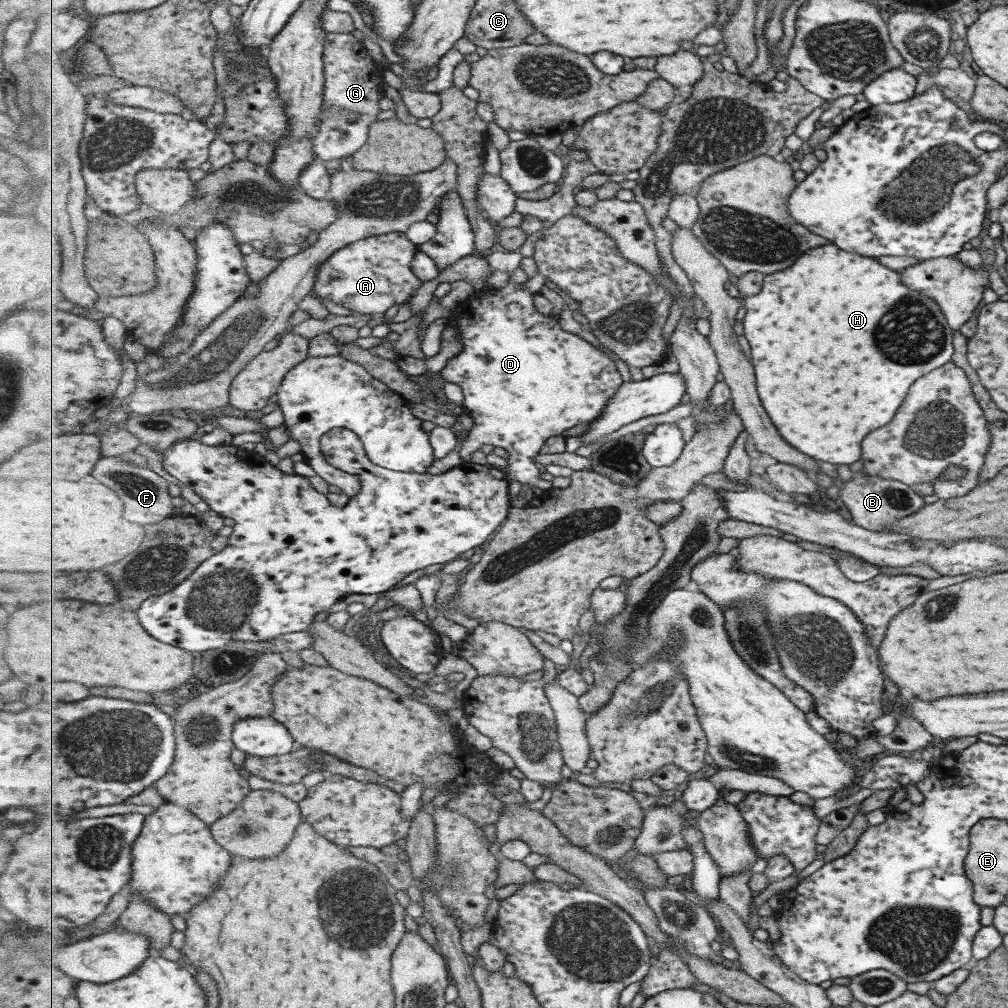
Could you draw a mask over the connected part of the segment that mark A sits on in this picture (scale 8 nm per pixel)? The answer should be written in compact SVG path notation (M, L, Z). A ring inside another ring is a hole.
M405 233L373 236L348 245L333 254L320 267L315 279L315 294L323 300L331 300L360 314L379 315L387 312L391 306L407 303L409 298L423 281L413 270L413 258L420 246L408 240Z

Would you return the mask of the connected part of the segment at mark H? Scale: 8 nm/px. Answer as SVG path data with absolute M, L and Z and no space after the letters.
M831 243L809 250L809 254L805 254L801 260L797 260L797 264L793 264L793 268L767 275L763 290L755 296L744 297L743 304L746 310L743 319L744 333L750 348L753 348L750 350L750 354L753 354L753 364L757 370L757 386L759 386L761 400L763 400L767 412L773 416L773 422L777 424L781 436L785 436L785 440L789 440L789 444L793 444L797 450L813 456L815 460L830 462L834 465L853 464L859 458L859 440L867 432L887 424L891 420L891 416L897 412L911 382L926 372L931 372L934 368L948 363L953 352L951 344L953 331L948 328L945 317L935 304L935 300L901 284L901 276L897 271L884 268L872 258L843 252L837 248L837 245Z

